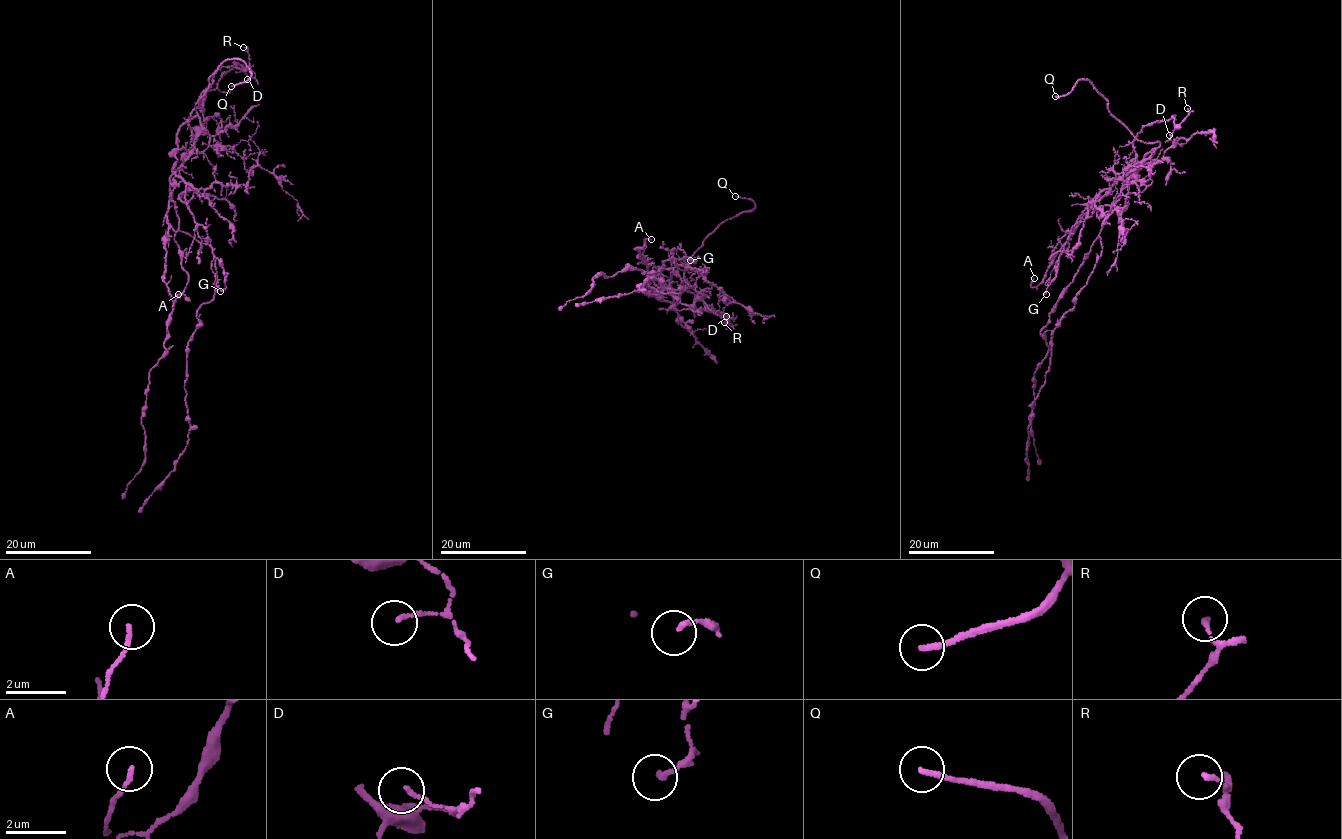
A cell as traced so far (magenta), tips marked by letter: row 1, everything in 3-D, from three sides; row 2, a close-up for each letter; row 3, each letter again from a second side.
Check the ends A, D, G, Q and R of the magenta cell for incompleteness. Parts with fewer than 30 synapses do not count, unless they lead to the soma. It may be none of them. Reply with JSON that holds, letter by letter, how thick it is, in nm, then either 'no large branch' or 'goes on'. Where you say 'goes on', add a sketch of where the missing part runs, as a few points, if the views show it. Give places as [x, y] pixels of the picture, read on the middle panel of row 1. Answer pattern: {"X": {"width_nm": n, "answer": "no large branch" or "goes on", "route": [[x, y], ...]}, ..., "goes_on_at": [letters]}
{"A": {"width_nm": 130, "answer": "no large branch"}, "D": {"width_nm": 130, "answer": "no large branch"}, "G": {"width_nm": 160, "answer": "no large branch"}, "Q": {"width_nm": 190, "answer": "goes on", "route": [[735, 196], [720, 189], [714, 194]]}, "R": {"width_nm": 140, "answer": "no large branch"}, "goes_on_at": ["Q"]}

